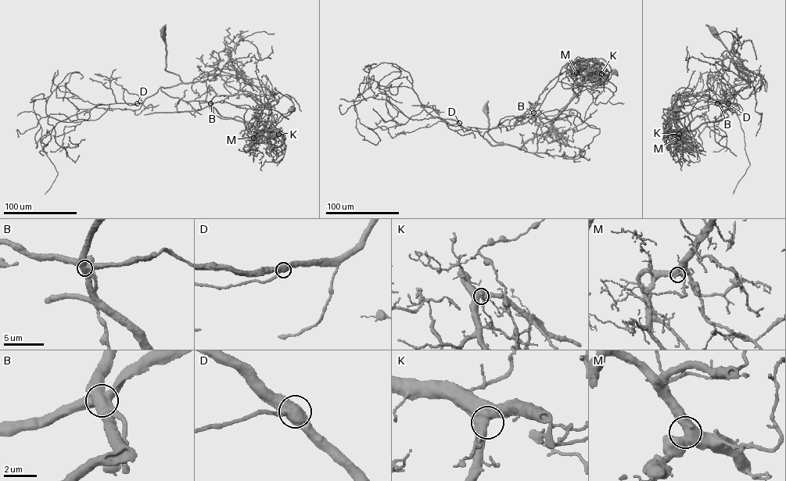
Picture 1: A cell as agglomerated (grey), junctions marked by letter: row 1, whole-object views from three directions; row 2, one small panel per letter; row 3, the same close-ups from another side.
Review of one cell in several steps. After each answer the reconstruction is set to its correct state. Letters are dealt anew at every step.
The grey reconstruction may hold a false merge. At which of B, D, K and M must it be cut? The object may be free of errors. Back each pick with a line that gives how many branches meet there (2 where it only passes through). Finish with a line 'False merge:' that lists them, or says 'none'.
B: 3
False merge: B

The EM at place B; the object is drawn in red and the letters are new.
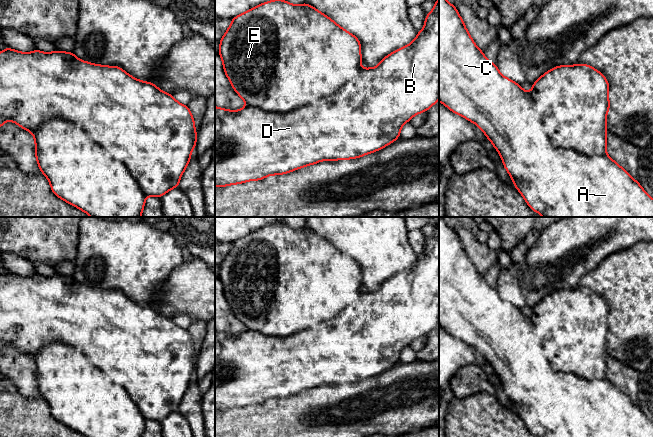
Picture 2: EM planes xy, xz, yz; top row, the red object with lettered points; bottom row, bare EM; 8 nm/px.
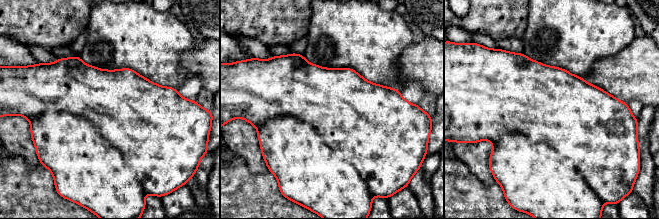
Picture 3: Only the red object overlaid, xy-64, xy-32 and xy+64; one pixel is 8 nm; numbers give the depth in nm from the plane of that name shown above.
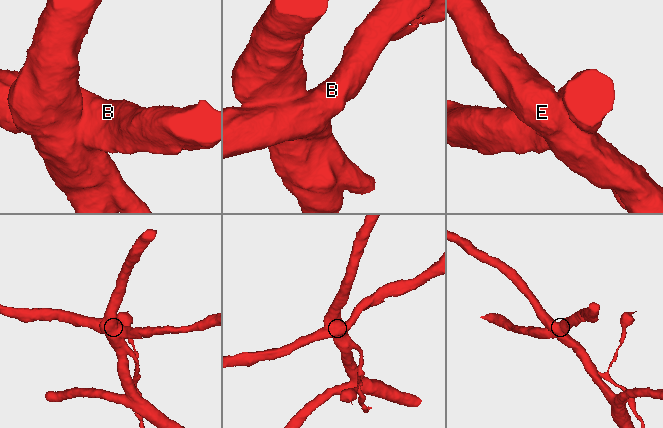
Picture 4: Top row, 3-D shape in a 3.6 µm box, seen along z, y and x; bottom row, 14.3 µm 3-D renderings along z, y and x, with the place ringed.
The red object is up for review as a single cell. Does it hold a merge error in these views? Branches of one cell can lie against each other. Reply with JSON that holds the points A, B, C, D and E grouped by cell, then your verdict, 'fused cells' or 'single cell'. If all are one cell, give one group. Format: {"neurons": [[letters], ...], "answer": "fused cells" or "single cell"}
{"neurons": [["A", "C", "E"], ["B", "D"]], "answer": "fused cells"}

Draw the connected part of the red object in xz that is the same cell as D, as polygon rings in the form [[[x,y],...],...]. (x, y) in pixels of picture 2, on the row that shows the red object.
[[[439,0],[426,14],[425,25],[416,38],[381,60],[377,67],[363,69],[356,77],[350,97],[345,102],[335,101],[328,111],[332,129],[328,140],[312,137],[306,127],[306,108],[287,113],[269,112],[258,107],[231,111],[215,106],[215,187],[263,180],[270,175],[283,175],[323,160],[356,159],[399,139],[401,127],[410,119],[427,112],[439,100]]]

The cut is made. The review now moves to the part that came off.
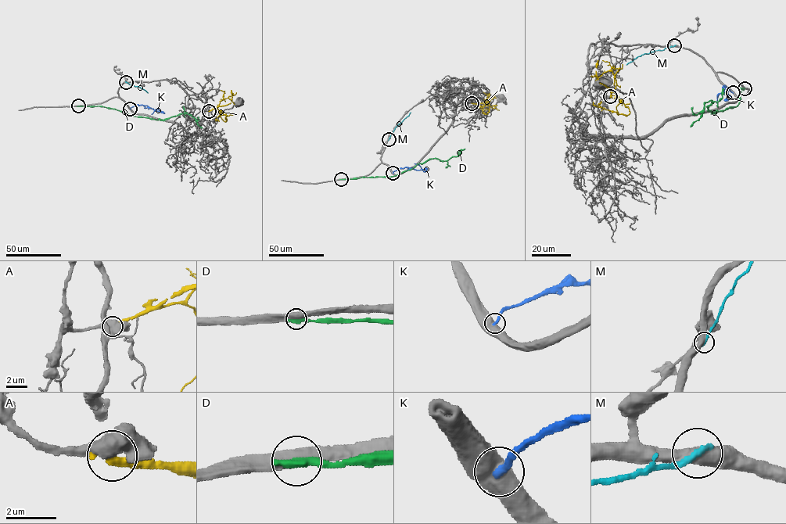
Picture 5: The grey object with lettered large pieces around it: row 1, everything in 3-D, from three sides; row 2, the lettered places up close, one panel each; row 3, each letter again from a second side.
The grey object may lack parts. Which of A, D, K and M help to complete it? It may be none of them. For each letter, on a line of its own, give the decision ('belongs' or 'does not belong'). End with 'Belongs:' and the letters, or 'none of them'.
A: does not belong
D: does not belong
K: does not belong
M: does not belong
Belongs: none of them

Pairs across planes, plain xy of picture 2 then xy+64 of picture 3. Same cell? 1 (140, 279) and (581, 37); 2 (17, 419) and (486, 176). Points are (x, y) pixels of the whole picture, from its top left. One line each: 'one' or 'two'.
1: one
2: two

